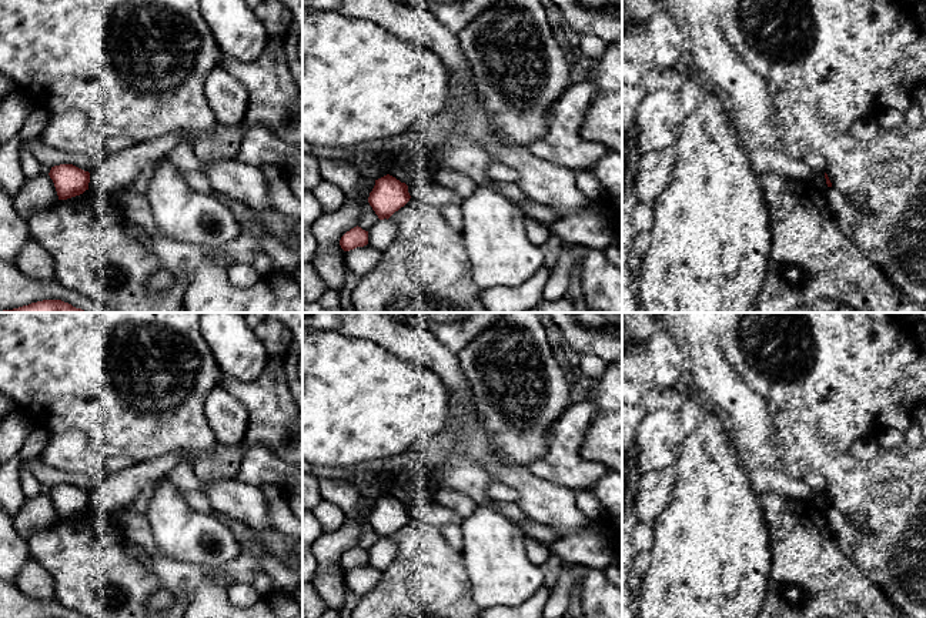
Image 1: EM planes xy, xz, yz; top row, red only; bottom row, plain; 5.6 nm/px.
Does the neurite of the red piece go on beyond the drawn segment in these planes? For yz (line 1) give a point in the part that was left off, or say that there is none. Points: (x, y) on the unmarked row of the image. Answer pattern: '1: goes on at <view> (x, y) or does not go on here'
1: does not go on here

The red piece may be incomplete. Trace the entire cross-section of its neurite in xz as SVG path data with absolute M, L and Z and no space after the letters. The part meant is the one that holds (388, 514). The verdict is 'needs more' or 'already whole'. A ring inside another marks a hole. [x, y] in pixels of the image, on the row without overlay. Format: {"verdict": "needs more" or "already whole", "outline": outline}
{"verdict": "already whole", "outline": "M387 494L375 500L368 522L380 540L390 538L409 521L408 505Z"}

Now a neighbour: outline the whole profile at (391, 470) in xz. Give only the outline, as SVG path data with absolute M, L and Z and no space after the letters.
M411 450L395 455L392 458L384 458L377 462L365 462L351 468L352 474L361 472L378 472L381 478L387 482L387 494L390 490L405 477L415 472L418 468L418 457Z

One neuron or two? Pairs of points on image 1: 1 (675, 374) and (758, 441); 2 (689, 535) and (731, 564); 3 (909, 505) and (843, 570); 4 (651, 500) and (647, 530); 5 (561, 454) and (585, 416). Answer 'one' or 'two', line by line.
1: two
2: one
3: two
4: two
5: one

